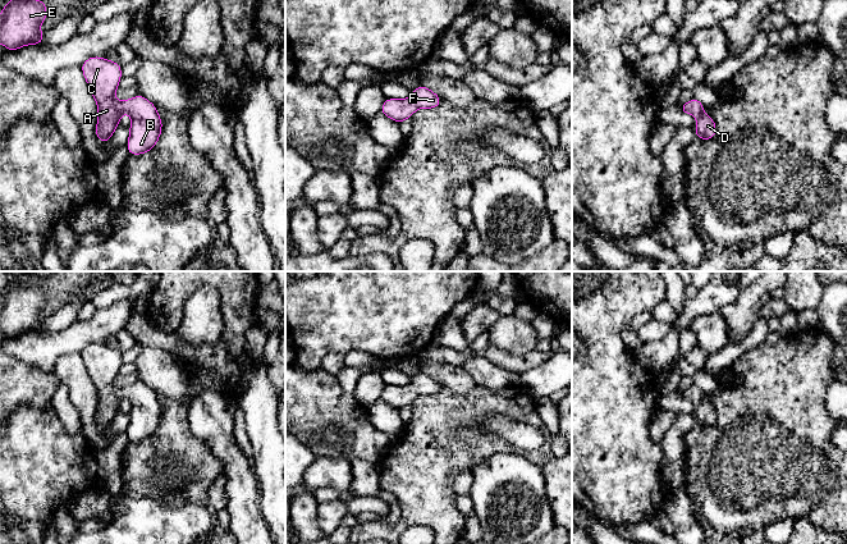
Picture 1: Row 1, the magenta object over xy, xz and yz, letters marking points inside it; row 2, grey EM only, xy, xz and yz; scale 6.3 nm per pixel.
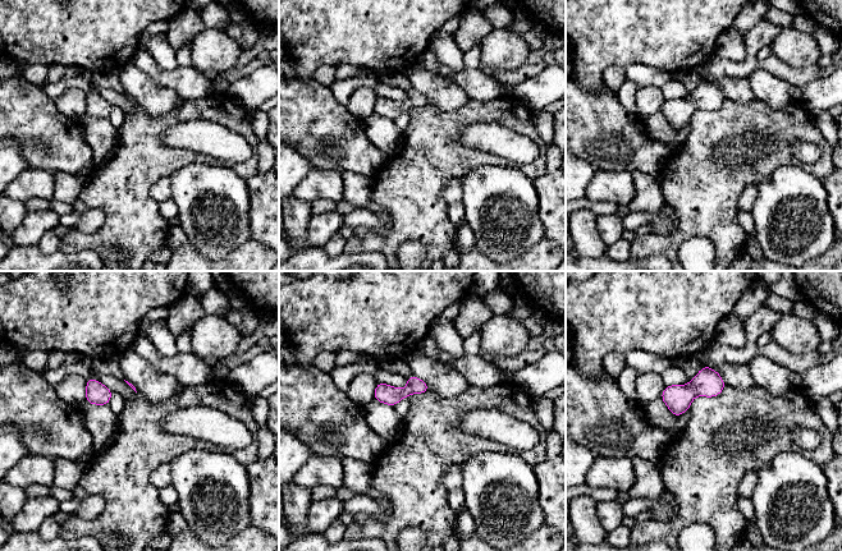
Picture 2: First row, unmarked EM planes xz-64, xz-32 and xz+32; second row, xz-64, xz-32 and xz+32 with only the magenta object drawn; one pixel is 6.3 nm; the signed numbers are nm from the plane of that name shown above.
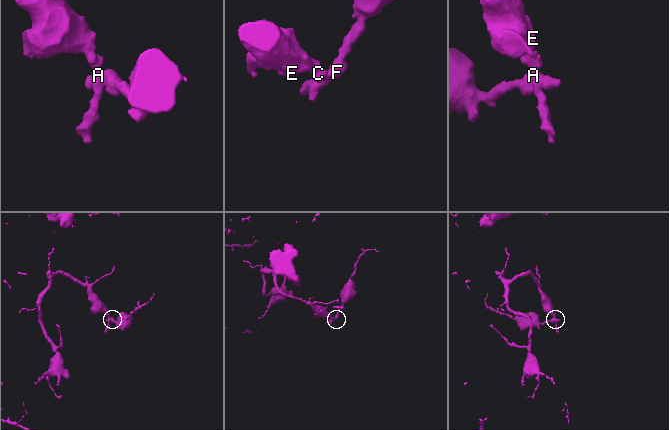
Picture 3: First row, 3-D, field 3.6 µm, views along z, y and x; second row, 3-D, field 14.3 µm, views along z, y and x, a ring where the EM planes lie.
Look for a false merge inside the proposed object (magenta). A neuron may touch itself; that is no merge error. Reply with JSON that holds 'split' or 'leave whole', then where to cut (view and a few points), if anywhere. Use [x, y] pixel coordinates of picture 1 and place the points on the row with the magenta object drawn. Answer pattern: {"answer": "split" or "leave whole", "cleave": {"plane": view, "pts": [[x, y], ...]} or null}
{"answer": "leave whole", "cleave": null}

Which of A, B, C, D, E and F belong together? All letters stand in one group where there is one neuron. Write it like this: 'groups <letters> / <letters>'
groups A B C D E F

